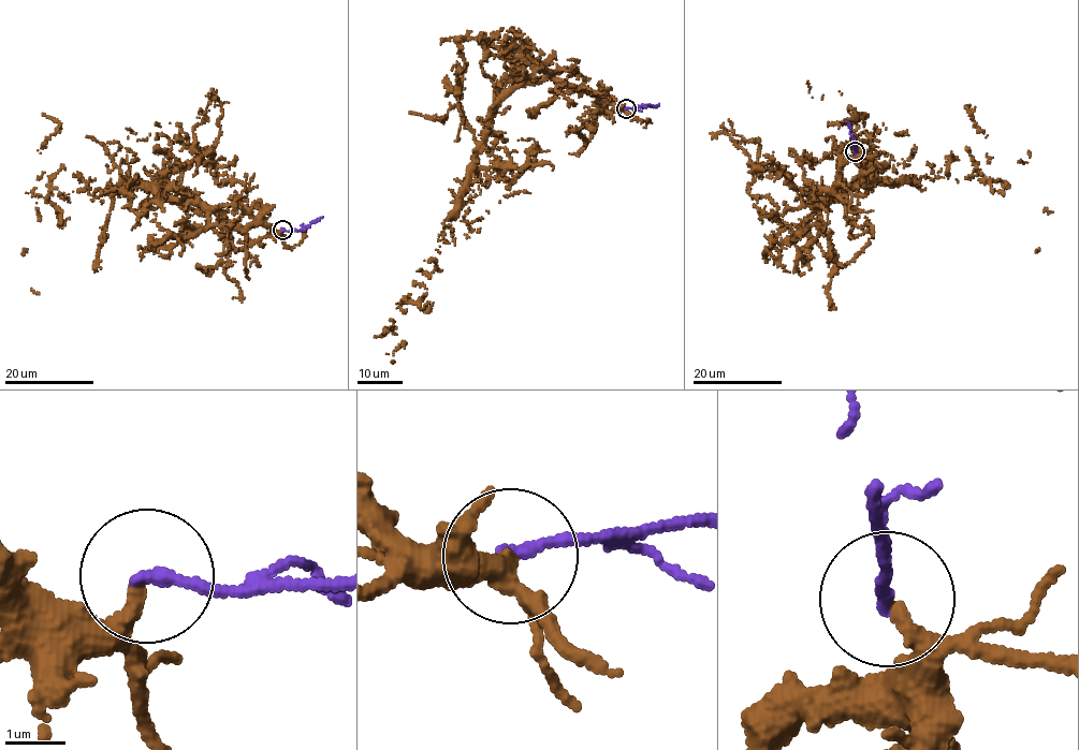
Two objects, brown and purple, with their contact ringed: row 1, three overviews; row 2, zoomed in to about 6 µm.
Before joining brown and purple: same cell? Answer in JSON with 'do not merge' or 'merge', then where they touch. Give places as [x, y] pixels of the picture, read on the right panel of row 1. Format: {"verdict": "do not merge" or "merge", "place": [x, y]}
{"verdict": "do not merge", "place": [855, 151]}

